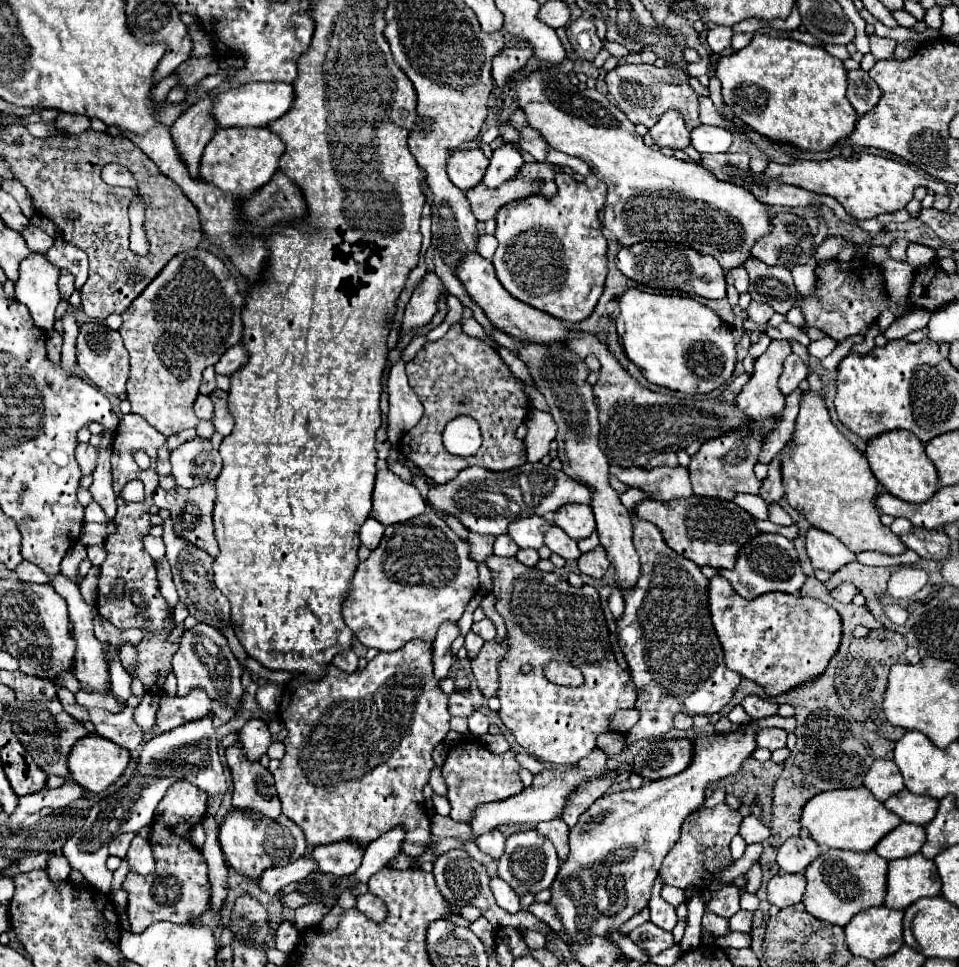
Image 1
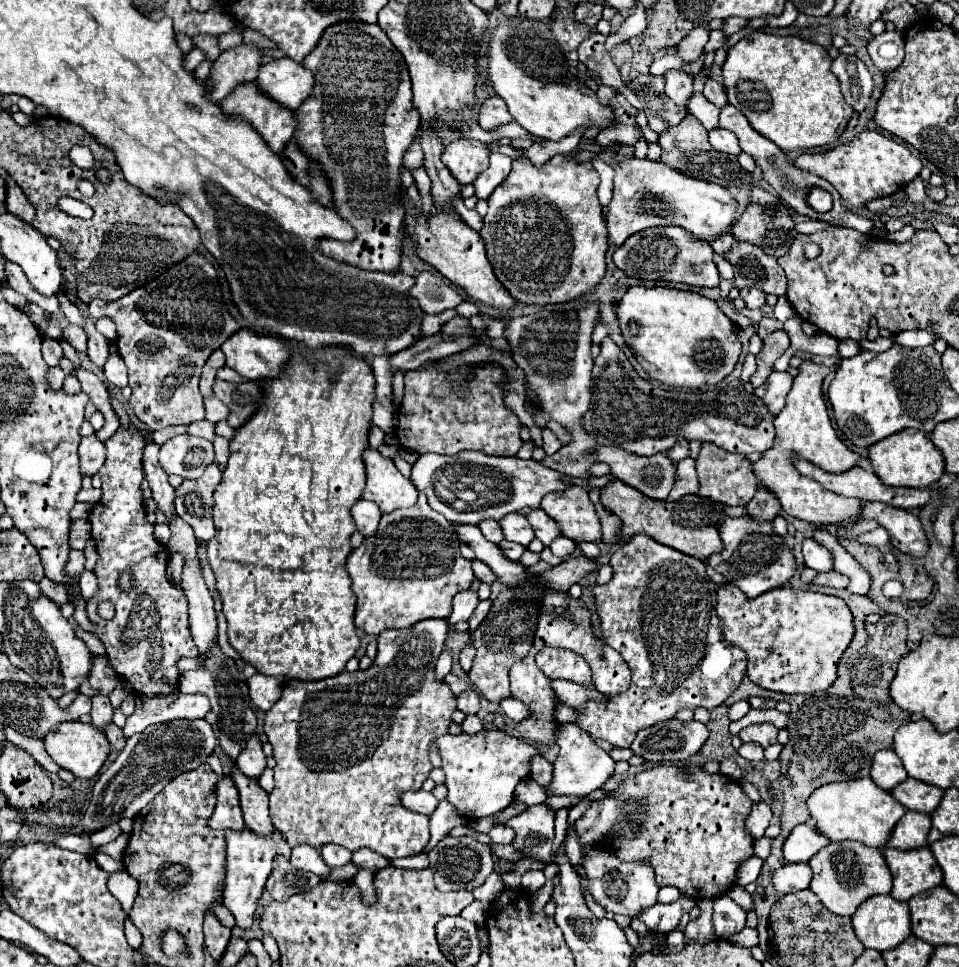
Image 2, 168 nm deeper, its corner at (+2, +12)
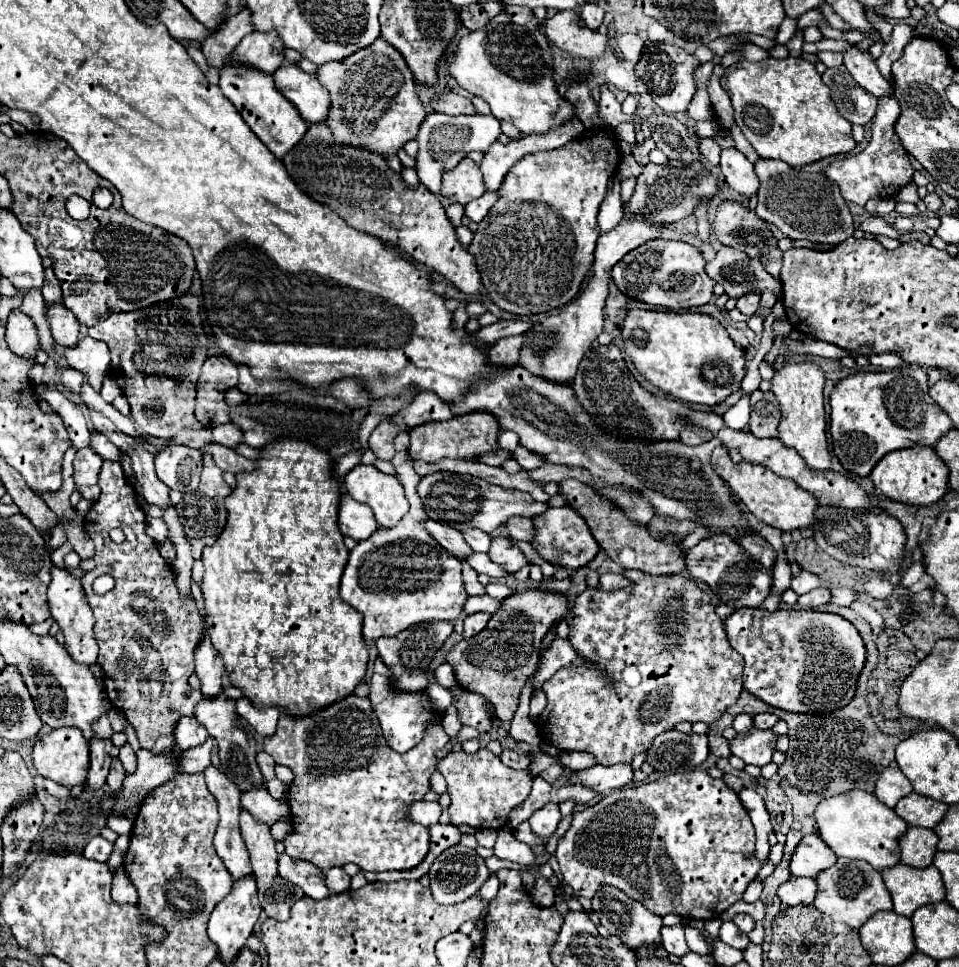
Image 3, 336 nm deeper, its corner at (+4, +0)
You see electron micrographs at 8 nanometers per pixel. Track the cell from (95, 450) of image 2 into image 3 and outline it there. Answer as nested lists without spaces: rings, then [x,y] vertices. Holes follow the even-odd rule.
[[[83,448],[75,454],[75,484],[77,486],[93,486],[97,484],[97,474],[101,470],[103,458],[97,456],[97,452],[93,452],[91,448]]]

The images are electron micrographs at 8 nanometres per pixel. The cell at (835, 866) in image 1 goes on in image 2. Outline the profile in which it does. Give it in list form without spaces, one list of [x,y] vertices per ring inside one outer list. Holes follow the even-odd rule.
[[[853,840],[831,842],[809,860],[809,866],[813,870],[813,880],[809,886],[811,892],[815,892],[819,900],[827,906],[827,910],[837,916],[853,916],[857,906],[867,898],[889,894],[893,882],[881,850]]]

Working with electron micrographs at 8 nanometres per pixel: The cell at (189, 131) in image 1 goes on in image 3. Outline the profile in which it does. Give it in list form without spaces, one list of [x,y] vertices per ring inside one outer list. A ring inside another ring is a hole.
[[[251,32],[239,42],[231,58],[273,74],[285,60],[283,50],[285,44],[277,32]]]

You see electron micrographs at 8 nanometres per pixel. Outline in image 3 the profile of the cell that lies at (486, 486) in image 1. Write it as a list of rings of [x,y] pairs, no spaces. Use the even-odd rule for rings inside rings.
[[[441,472],[441,474],[431,474],[431,476],[421,478],[417,492],[423,500],[423,506],[425,506],[425,512],[429,518],[433,518],[435,522],[447,524],[451,528],[457,528],[461,532],[465,528],[479,528],[489,534],[495,528],[499,528],[501,524],[505,524],[505,520],[509,520],[511,516],[533,518],[547,510],[547,504],[535,502],[531,498],[531,494],[505,490],[505,488],[493,486],[481,478],[461,476],[461,474],[451,474],[451,472],[445,472],[445,474]]]

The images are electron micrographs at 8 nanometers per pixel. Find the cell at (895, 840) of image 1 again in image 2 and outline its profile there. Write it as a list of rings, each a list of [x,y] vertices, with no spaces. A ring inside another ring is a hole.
[[[907,810],[905,816],[895,824],[885,846],[901,848],[901,850],[913,850],[913,848],[927,846],[929,828],[931,828],[931,818],[927,814]]]

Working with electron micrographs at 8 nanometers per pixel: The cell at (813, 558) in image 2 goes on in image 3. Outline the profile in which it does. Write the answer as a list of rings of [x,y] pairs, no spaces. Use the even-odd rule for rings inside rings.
[[[805,570],[791,580],[791,590],[797,592],[799,596],[805,594],[805,592],[809,592],[809,590],[813,590],[813,588],[817,588],[817,586],[823,586],[823,582],[815,574],[805,572]]]

